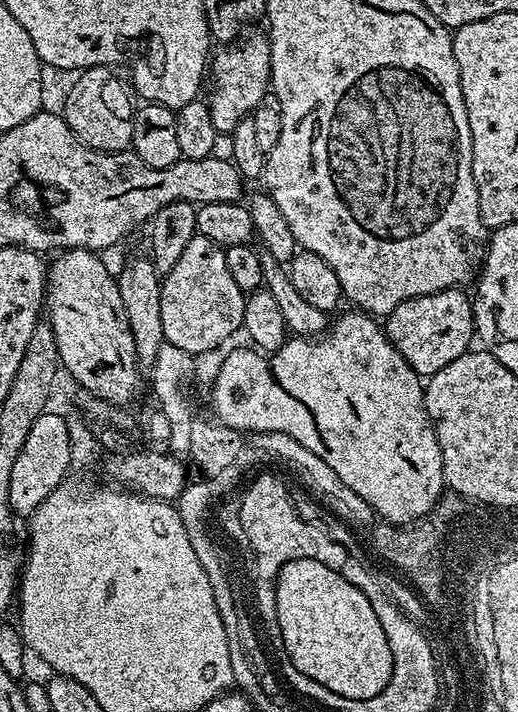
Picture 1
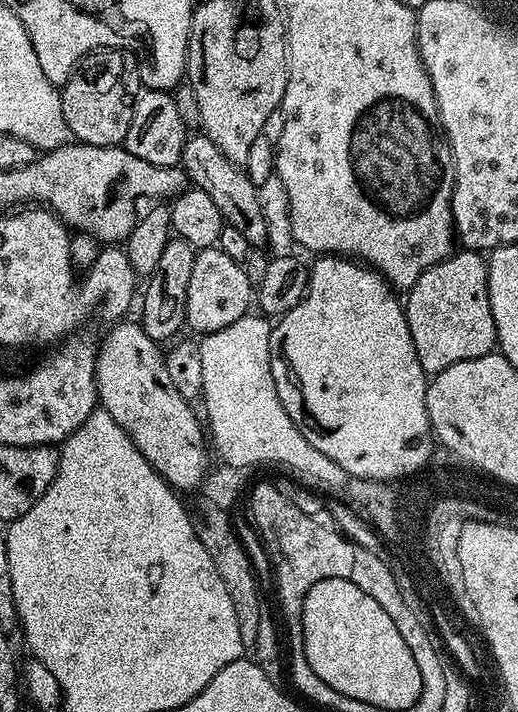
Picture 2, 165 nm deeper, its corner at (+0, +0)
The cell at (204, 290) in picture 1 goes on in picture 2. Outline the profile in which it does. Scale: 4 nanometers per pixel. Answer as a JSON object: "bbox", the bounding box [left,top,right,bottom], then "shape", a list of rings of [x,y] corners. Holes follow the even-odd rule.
{"bbox":[183,246,254,334],"shape":[[[219,246],[197,251],[183,303],[187,327],[192,327],[199,334],[222,330],[230,326],[230,322],[238,322],[238,318],[249,315],[248,303],[251,305],[253,300],[254,287],[247,280],[241,261],[230,258],[230,254],[226,254]]]}

